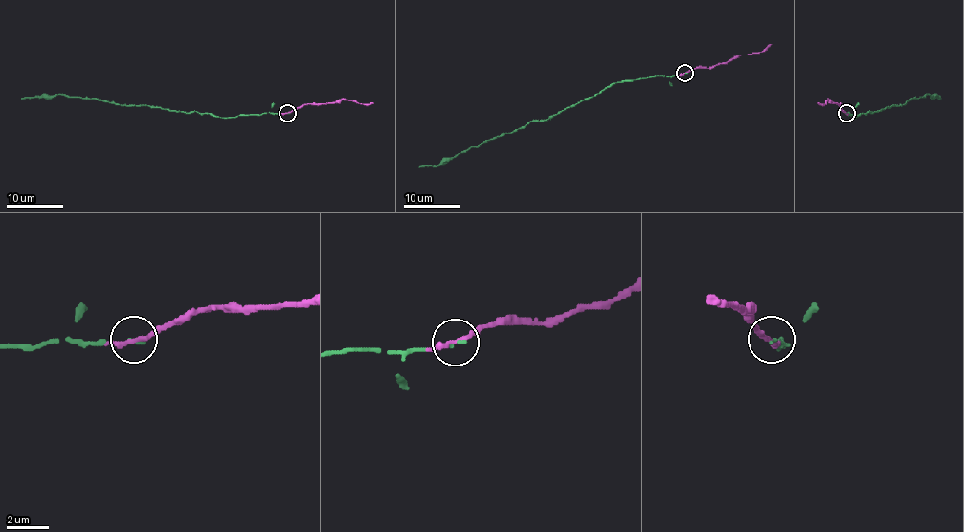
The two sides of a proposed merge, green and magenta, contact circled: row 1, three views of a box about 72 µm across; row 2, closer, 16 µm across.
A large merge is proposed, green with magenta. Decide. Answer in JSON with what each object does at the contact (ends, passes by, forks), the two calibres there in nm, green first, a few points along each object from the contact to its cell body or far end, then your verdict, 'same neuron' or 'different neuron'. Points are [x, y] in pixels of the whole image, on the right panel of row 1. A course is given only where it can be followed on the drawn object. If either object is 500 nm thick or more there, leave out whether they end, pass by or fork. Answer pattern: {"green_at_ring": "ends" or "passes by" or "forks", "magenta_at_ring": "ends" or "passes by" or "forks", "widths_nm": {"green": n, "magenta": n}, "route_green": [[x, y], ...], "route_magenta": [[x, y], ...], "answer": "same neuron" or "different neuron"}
{"green_at_ring": "ends", "magenta_at_ring": "passes by", "widths_nm": {"green": 140, "magenta": 240}, "route_green": [[845, 114], [854, 118], [904, 105], [910, 98], [926, 94], [940, 99]], "route_magenta": [[845, 112], [841, 103], [827, 99], [826, 103], [818, 102]], "answer": "same neuron"}

